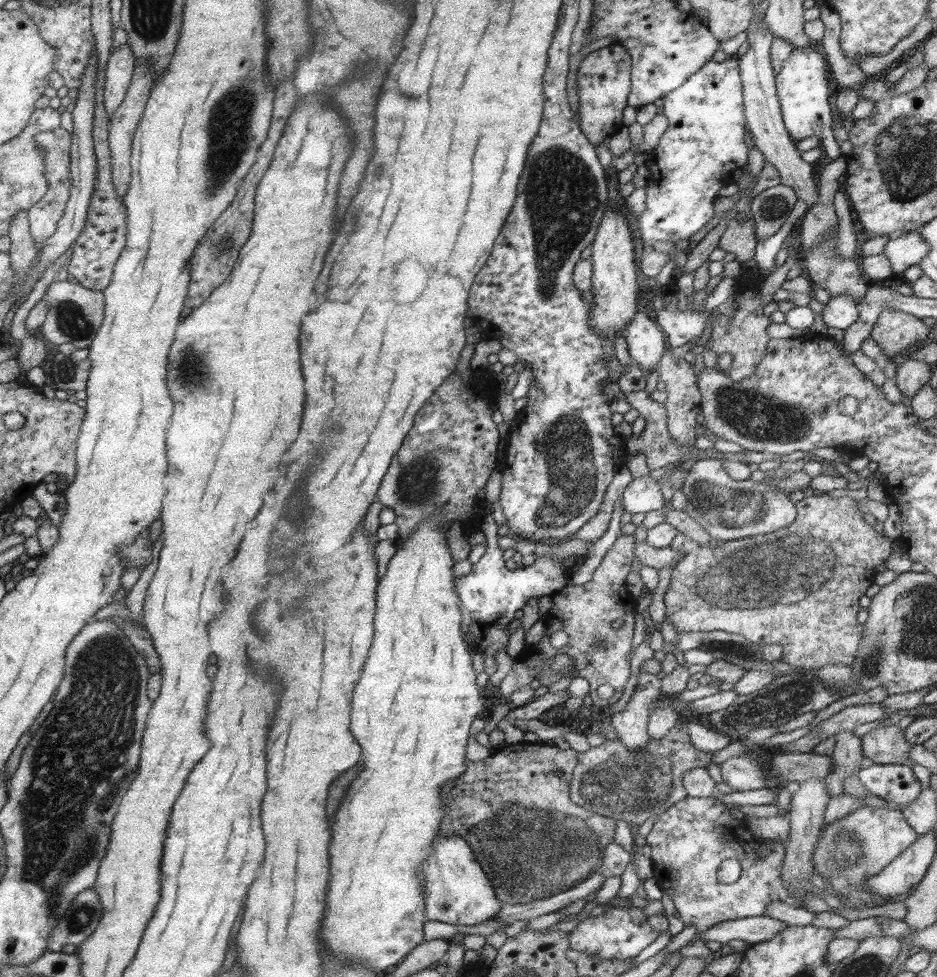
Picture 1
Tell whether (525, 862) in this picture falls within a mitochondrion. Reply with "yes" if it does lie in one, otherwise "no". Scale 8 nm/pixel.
yes

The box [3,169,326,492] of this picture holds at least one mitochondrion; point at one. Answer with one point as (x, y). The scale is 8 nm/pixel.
(70, 318)

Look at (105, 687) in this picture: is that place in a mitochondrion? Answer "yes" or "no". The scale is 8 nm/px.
yes

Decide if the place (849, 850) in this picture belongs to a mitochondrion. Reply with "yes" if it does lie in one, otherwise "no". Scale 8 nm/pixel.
yes

